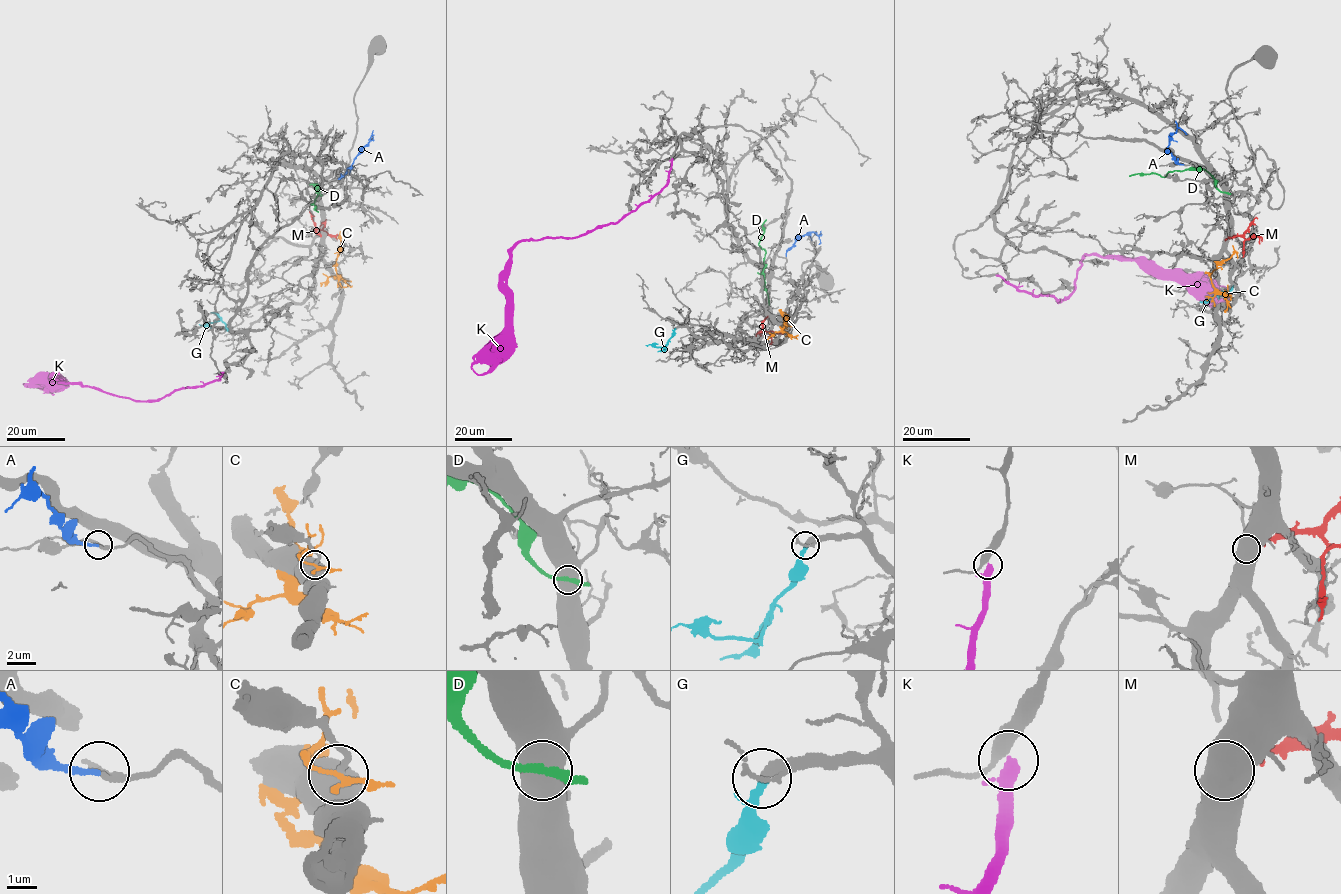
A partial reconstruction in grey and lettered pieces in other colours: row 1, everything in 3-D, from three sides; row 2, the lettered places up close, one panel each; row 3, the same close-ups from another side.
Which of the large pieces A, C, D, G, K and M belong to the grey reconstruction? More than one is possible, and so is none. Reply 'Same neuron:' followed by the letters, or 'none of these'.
Same neuron: A, G

